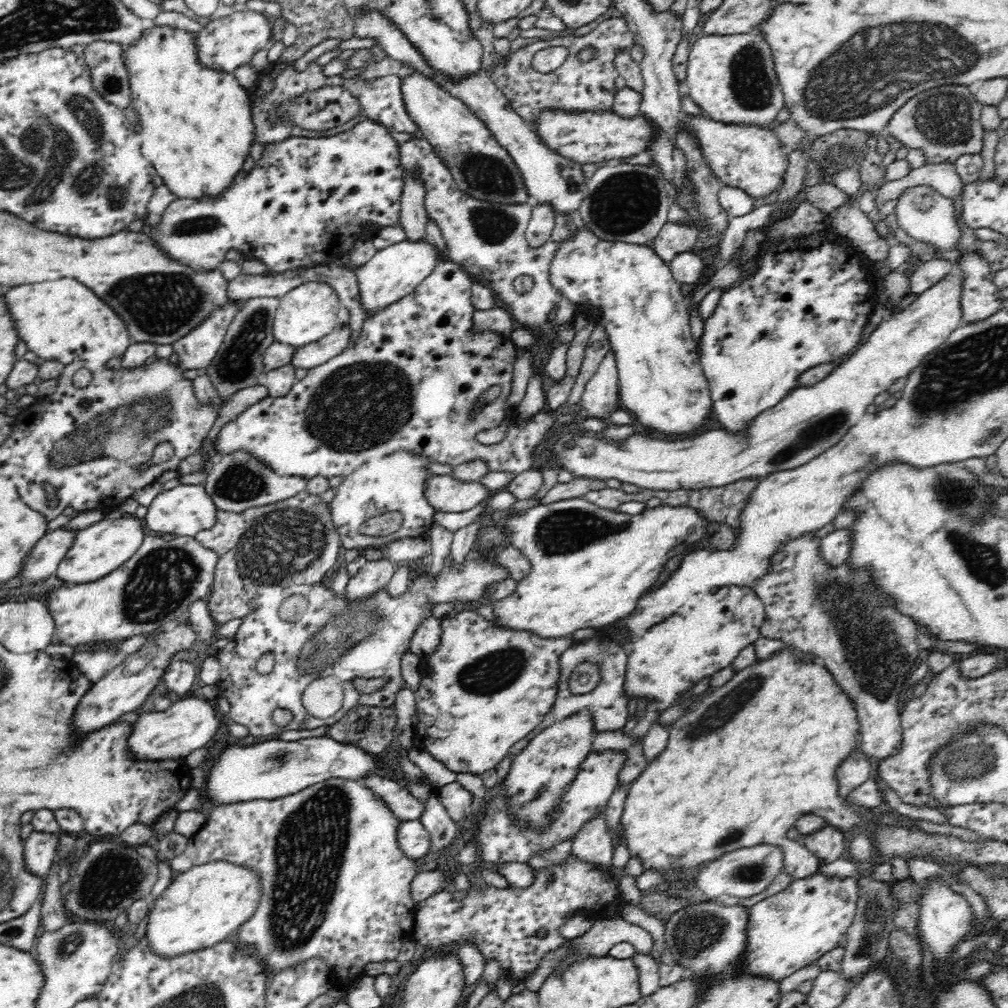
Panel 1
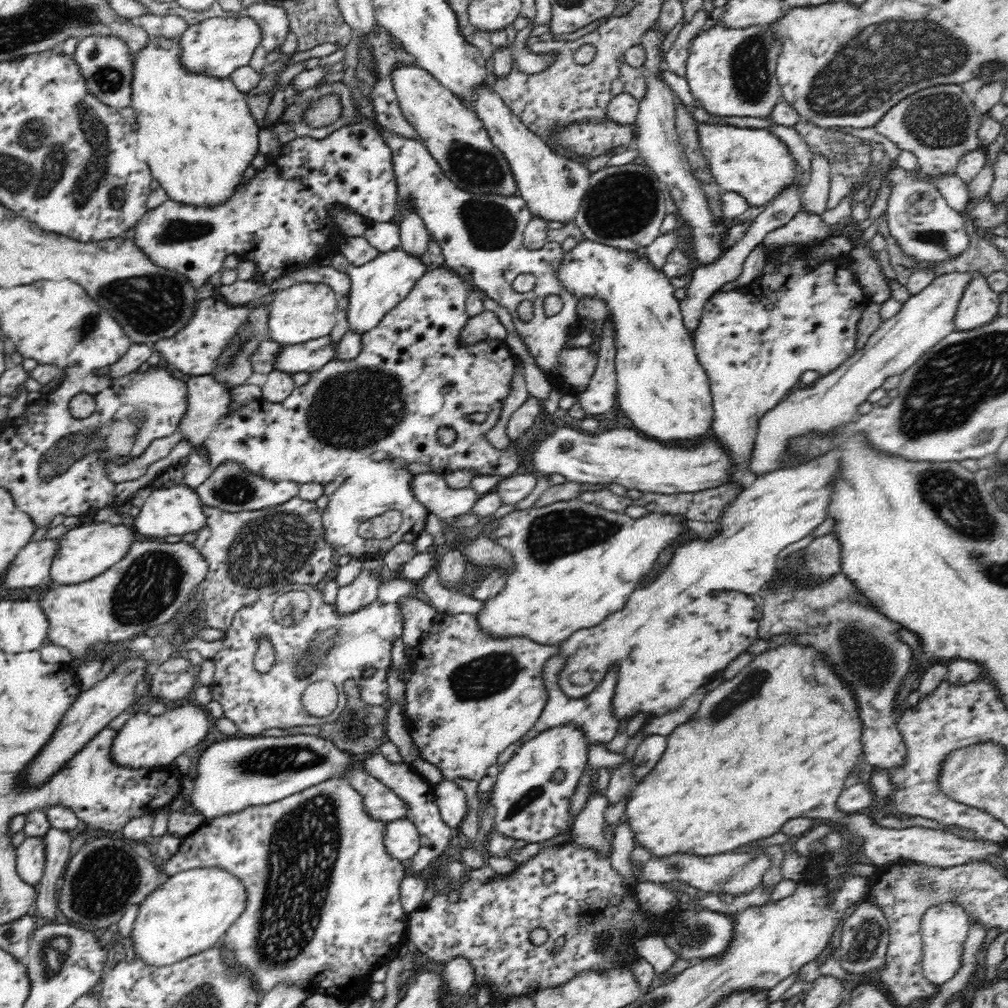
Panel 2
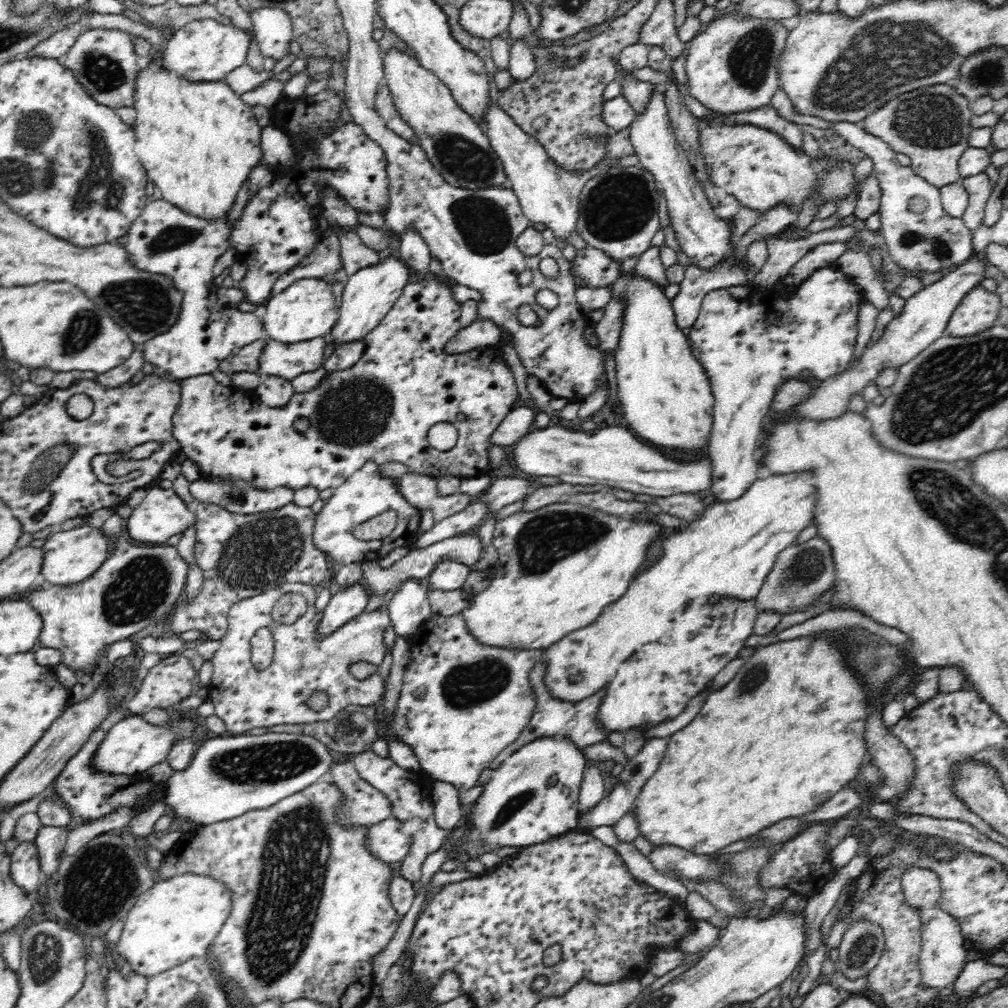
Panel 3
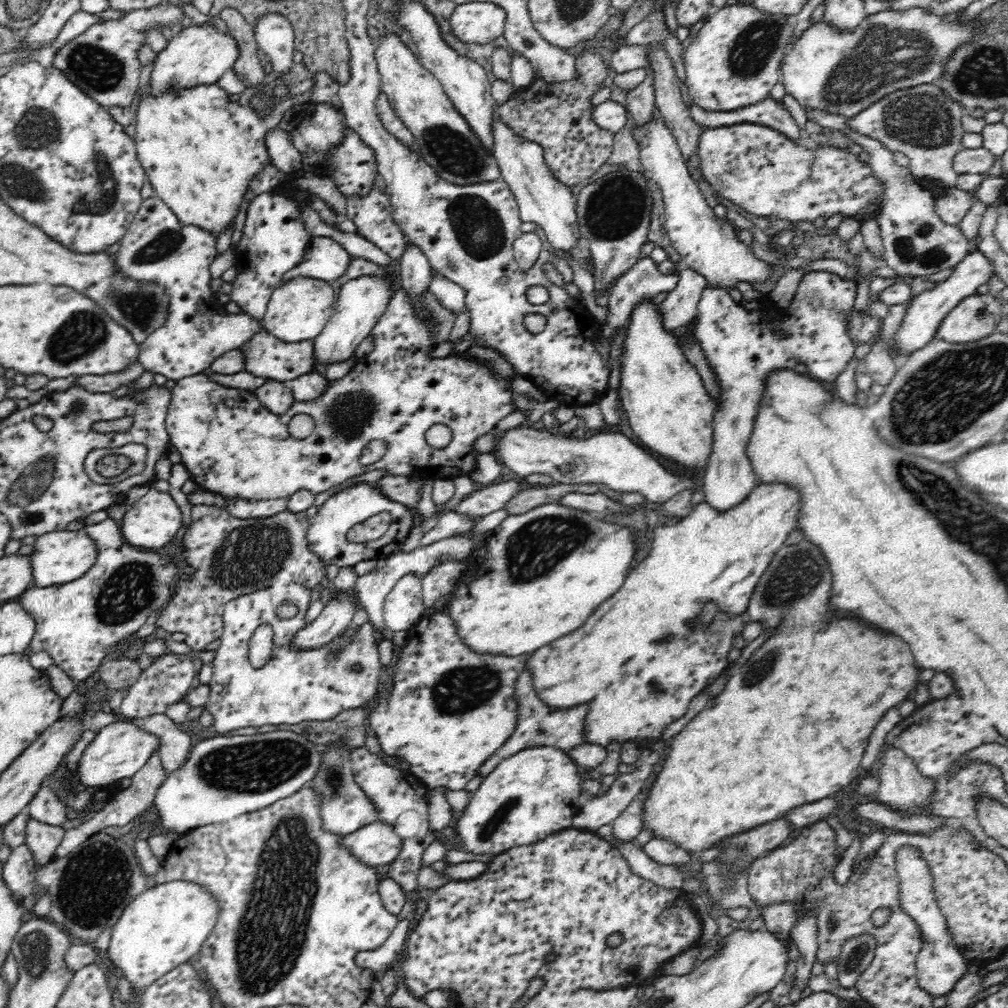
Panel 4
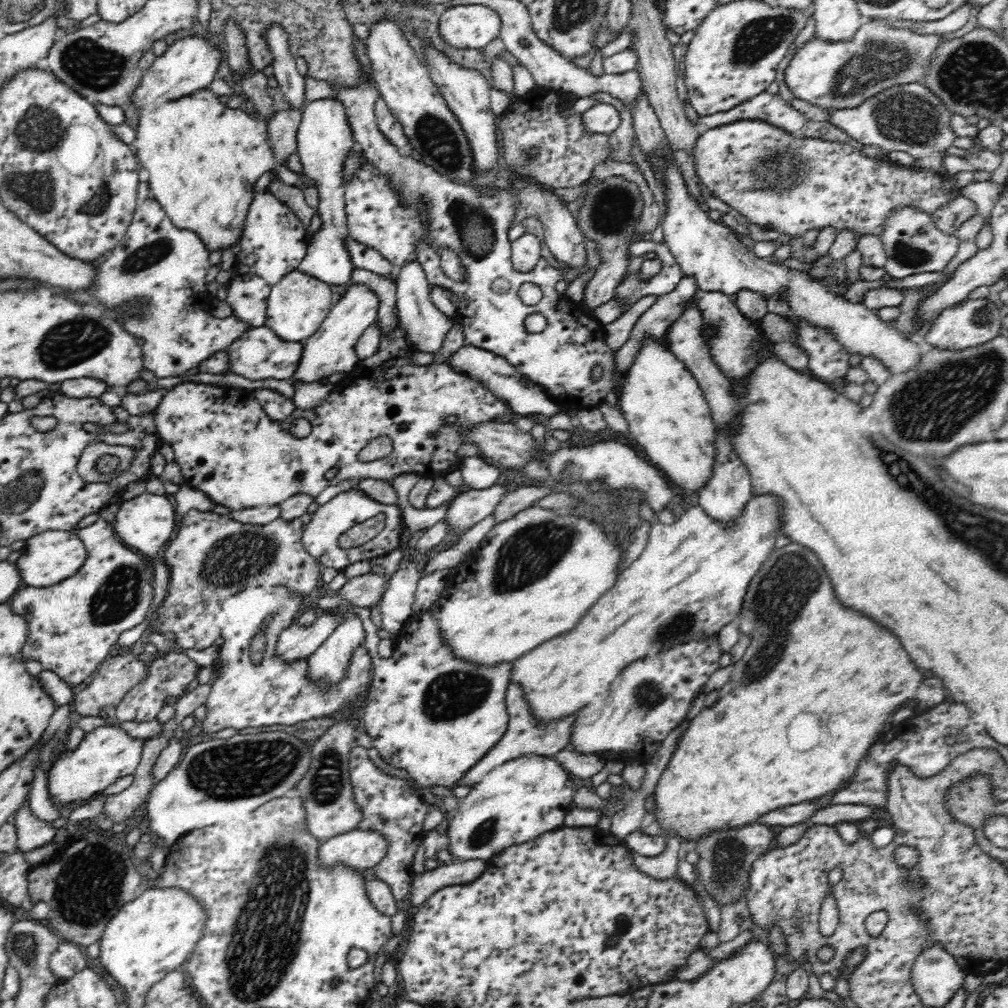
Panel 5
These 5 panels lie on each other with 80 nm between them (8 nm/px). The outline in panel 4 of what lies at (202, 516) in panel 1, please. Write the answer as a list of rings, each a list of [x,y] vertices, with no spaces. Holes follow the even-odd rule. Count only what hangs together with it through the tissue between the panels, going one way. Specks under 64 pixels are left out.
[[[150,486],[147,494],[144,494],[134,503],[127,505],[122,517],[122,524],[120,524],[120,531],[122,531],[124,539],[133,547],[155,551],[174,538],[174,534],[178,532],[178,528],[182,523],[180,508],[178,508],[174,499],[170,497],[170,493],[159,492]]]

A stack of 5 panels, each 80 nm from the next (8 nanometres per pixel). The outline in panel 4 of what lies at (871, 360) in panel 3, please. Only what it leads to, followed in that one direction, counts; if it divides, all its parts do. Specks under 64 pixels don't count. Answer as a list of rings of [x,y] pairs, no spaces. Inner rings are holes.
[[[974,252],[964,257],[944,282],[937,283],[926,292],[915,296],[912,302],[906,306],[904,321],[894,335],[899,352],[909,354],[932,341],[946,314],[959,302],[962,302],[963,298],[974,295],[976,289],[982,284],[987,284],[993,276],[996,276],[993,260],[990,260],[984,253]]]

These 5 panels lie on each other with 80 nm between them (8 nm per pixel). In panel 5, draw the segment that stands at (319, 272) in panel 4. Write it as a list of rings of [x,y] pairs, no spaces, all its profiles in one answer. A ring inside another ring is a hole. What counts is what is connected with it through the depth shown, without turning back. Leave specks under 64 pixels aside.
[[[336,95],[334,98],[330,96],[330,98],[320,98],[320,100],[306,103],[302,110],[301,124],[297,131],[297,148],[298,158],[302,167],[304,167],[304,174],[311,182],[314,182],[314,187],[317,190],[318,205],[313,209],[313,212],[321,219],[320,228],[310,236],[311,240],[307,247],[307,253],[297,269],[304,274],[318,278],[327,285],[343,286],[347,291],[350,285],[354,285],[351,284],[351,276],[355,267],[347,248],[349,230],[347,229],[347,212],[345,211],[344,168],[346,168],[346,159],[349,152],[357,149],[357,145],[350,123],[348,123],[345,107]]]

